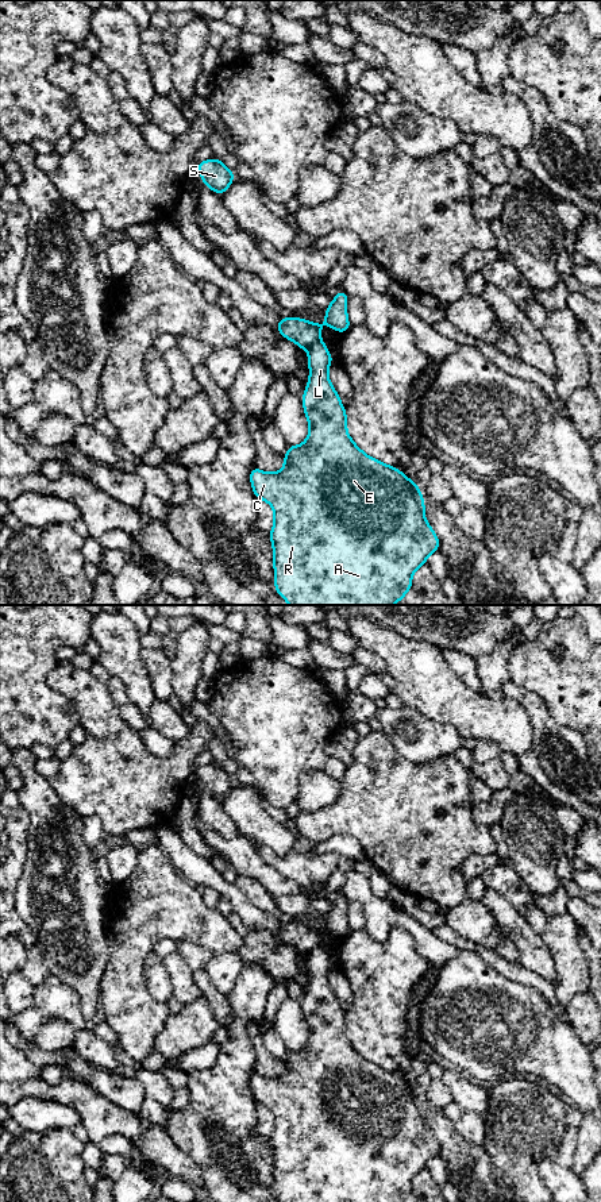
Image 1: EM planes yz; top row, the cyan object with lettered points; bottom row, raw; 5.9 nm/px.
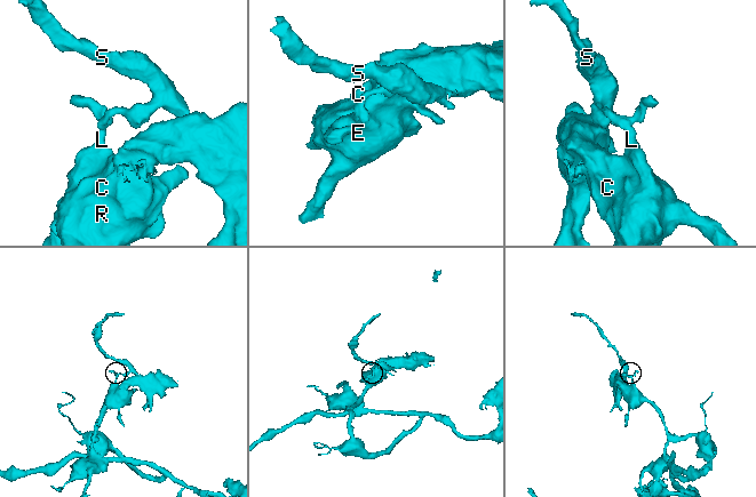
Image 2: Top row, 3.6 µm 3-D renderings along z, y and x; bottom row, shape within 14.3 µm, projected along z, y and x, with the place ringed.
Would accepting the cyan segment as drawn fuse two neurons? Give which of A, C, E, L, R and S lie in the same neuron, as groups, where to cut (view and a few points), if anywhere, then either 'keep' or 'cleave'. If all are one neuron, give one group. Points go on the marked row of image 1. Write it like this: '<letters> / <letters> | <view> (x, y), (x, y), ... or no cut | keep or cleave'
A C E L R / S | yz (320, 339), (307, 349) | cleave

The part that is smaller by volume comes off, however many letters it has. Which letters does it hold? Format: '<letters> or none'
S

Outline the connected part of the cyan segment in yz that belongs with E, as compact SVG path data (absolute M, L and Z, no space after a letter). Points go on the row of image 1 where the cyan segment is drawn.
M323 340L308 348L309 380L303 394L303 407L309 423L309 434L300 446L289 446L284 455L285 465L278 473L266 473L257 467L250 471L253 492L258 500L269 502L274 513L274 525L270 531L273 544L274 587L289 605L393 605L412 587L412 574L427 562L428 556L439 550L439 538L432 531L424 516L424 498L419 486L412 482L397 467L388 466L365 454L350 438L347 432L346 408L340 402L339 394L328 378L328 366L335 361Z

